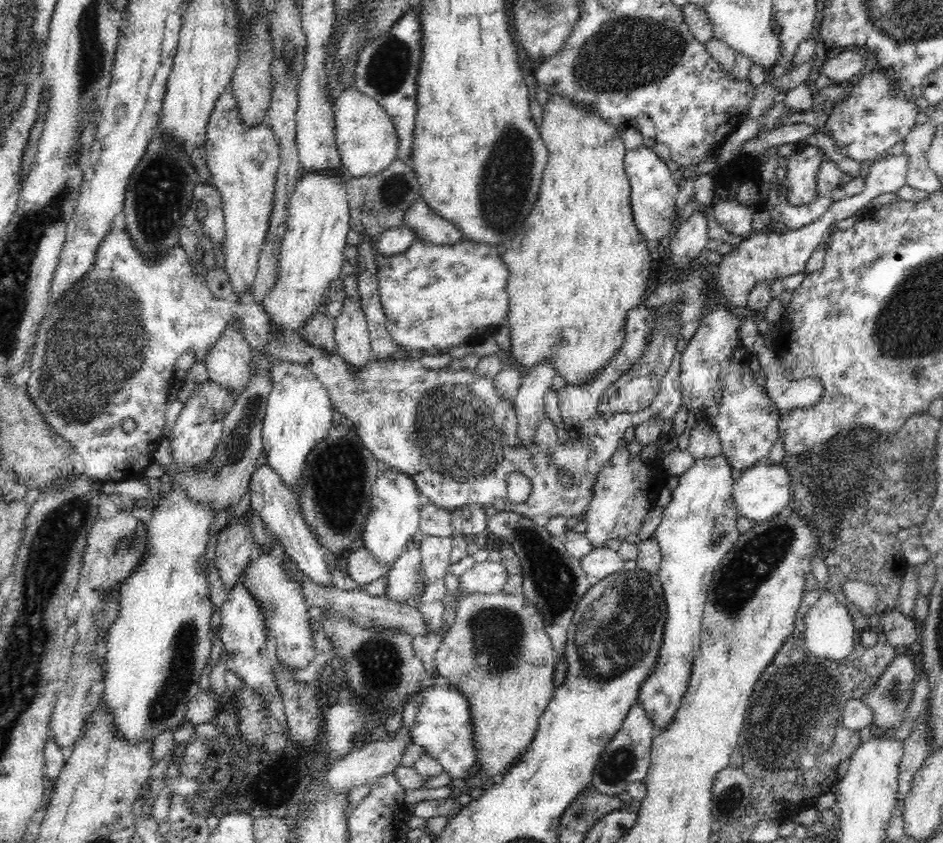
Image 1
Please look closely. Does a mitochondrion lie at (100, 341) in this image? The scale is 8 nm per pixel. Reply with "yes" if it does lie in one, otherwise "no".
yes

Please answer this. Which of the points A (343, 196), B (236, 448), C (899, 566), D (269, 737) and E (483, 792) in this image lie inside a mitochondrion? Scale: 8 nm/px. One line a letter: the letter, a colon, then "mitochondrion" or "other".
A: other
B: mitochondrion
C: other
D: mitochondrion
E: other

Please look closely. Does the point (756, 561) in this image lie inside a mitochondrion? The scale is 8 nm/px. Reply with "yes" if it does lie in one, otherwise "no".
yes

